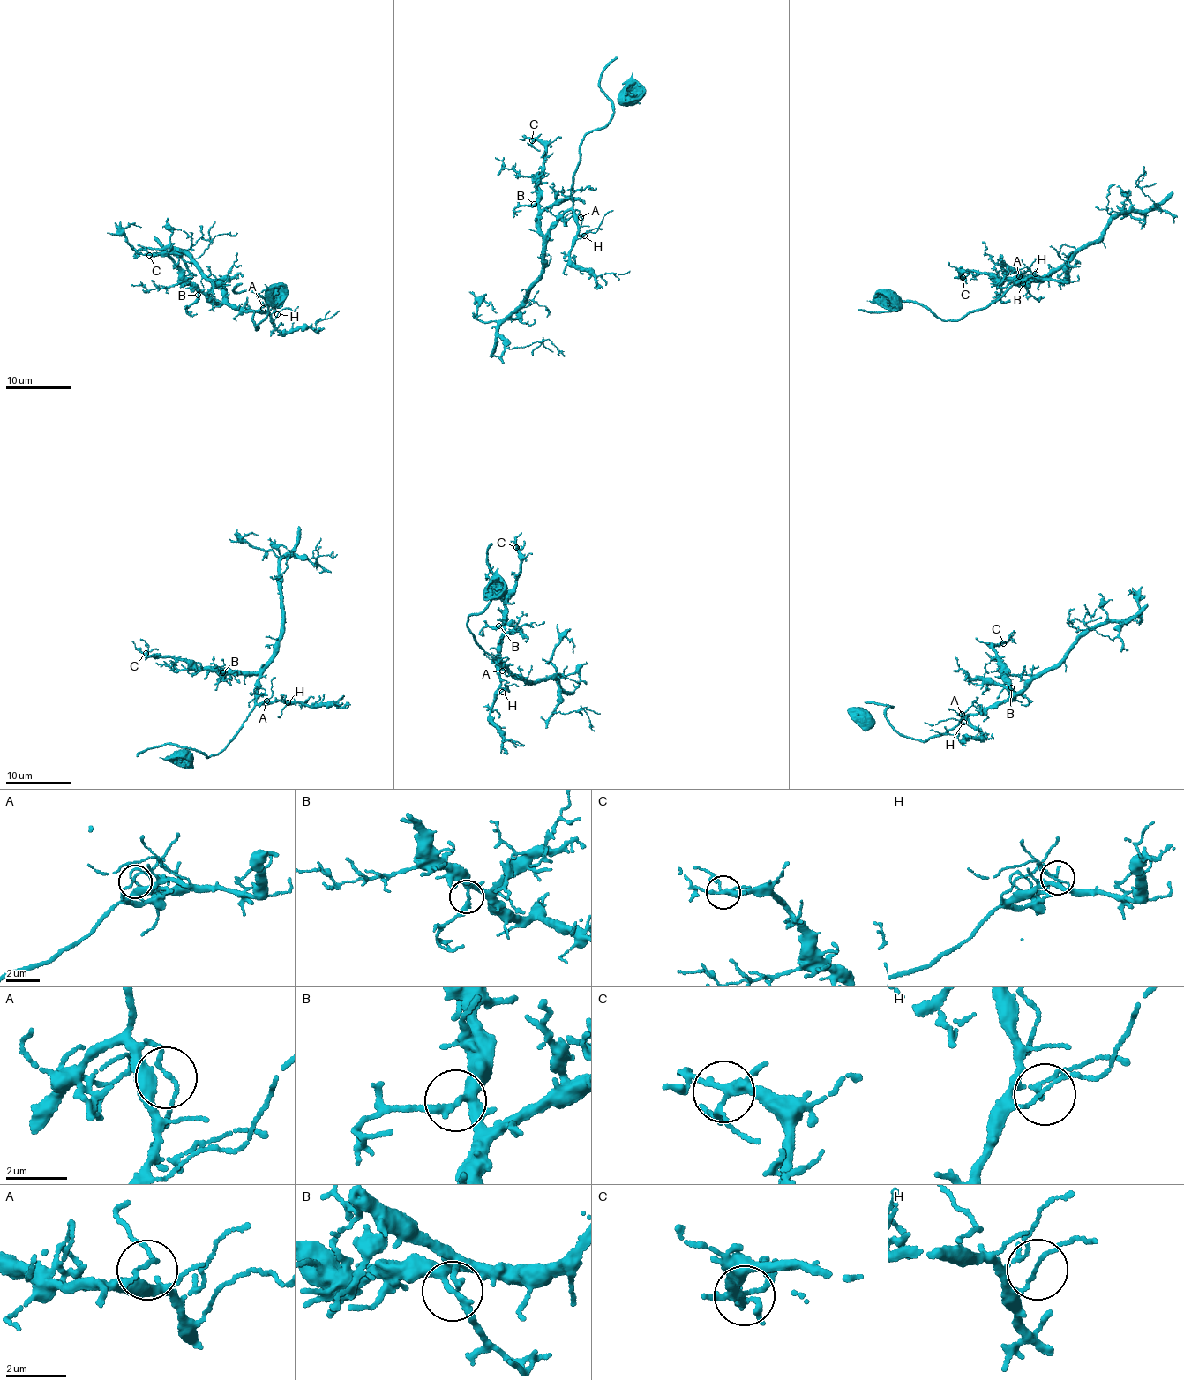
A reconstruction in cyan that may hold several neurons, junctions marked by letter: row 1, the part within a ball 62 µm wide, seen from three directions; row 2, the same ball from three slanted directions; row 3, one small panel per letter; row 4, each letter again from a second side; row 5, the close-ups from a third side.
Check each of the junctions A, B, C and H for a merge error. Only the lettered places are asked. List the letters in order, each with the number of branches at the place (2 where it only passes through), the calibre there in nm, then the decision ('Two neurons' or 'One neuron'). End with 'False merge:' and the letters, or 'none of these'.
A: Branches: 2. Thickness 140 nm. One neuron
B: Branches: 3. Thickness 240 nm. One neuron
C: Branches: 4. Thickness 200 nm. One neuron
H: Branches: 2. Thickness 90 nm. One neuron
False merge: none of these

